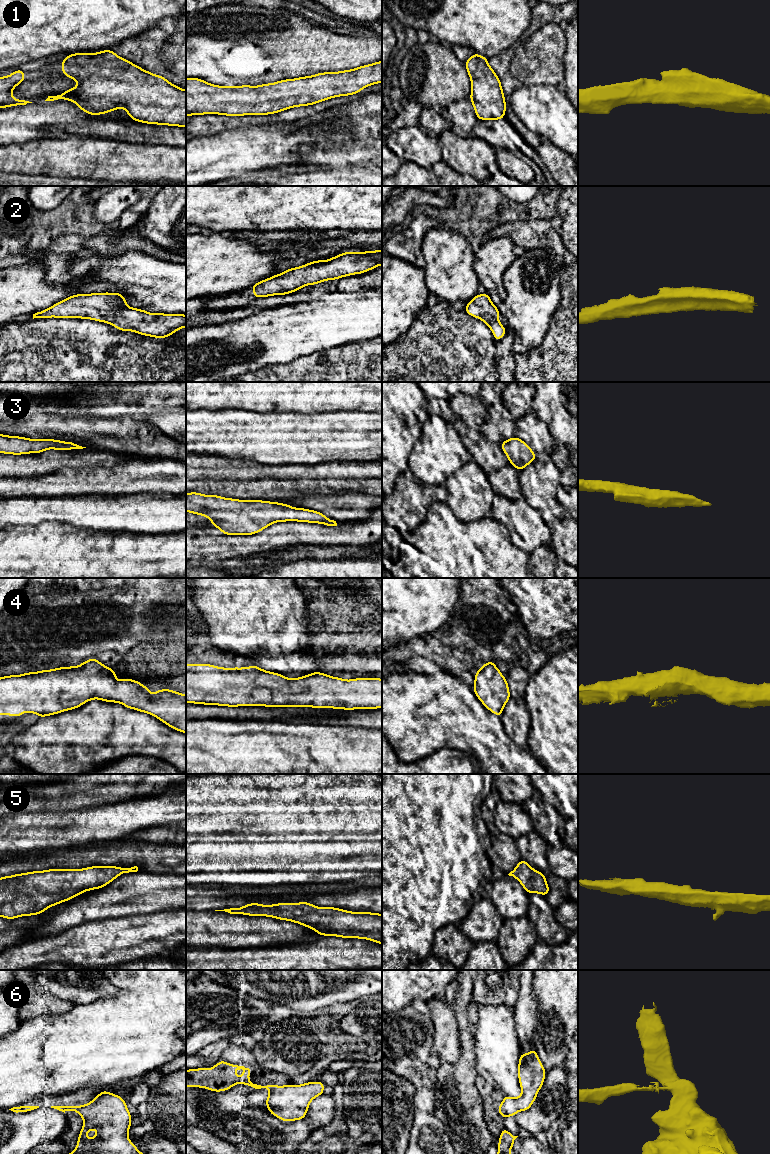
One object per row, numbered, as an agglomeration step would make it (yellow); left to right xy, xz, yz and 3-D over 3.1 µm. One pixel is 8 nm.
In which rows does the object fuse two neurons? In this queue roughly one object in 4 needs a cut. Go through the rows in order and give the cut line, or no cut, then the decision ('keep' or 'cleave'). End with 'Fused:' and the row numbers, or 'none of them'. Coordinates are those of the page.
1: no cut | keep
2: no cut | keep
3: no cut | keep
4: no cut | keep
5: no cut | keep
6: xy (77, 1106), (78, 1112) | cleave
Fused: 6

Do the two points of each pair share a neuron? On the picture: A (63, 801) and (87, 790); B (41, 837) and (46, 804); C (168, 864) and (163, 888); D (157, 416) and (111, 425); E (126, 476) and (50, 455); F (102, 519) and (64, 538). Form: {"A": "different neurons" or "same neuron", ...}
{"A": "same neuron", "B": "different neurons", "C": "different neurons", "D": "different neurons", "E": "different neurons", "F": "different neurons"}

